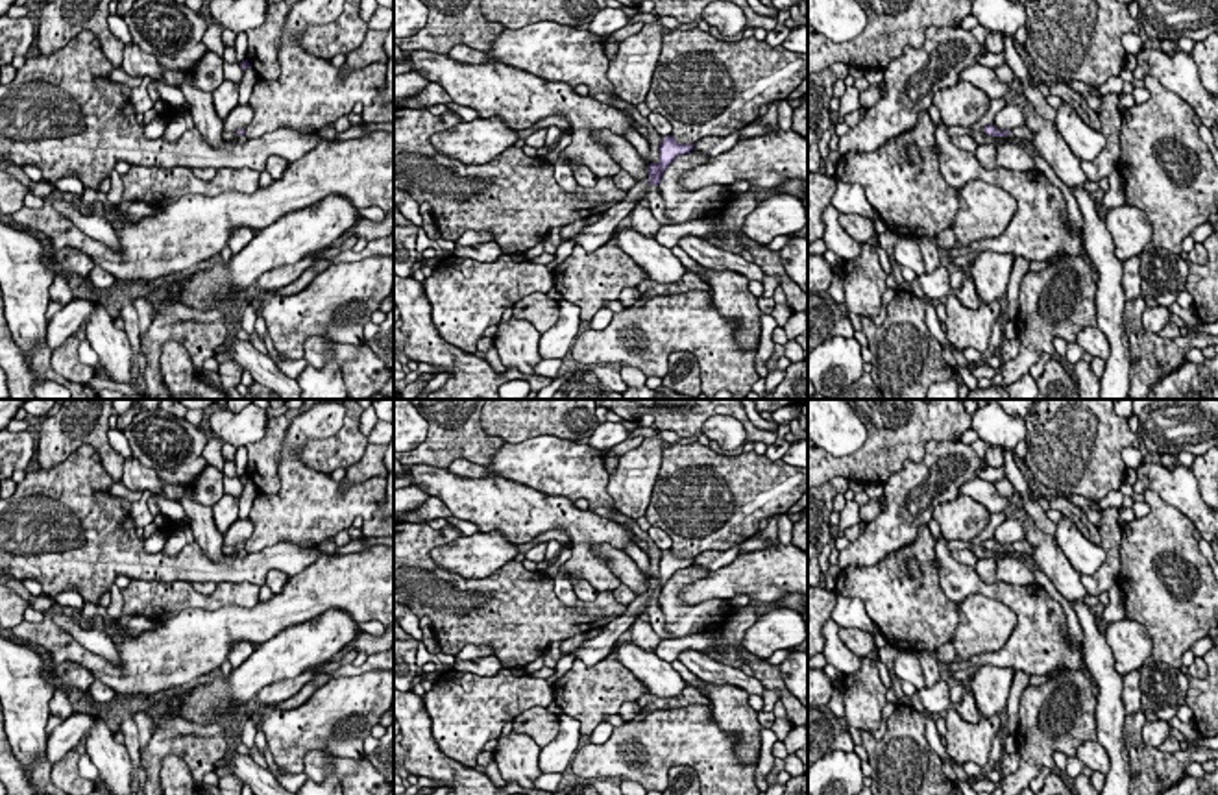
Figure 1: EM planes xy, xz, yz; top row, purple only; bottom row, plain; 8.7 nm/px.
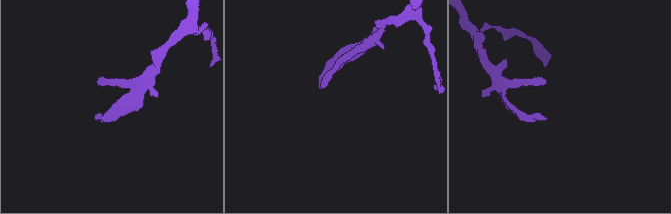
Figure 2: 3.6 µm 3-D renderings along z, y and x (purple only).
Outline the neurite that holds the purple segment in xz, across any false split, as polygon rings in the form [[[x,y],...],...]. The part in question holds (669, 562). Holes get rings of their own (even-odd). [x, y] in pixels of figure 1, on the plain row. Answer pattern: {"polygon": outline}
{"polygon": [[[671,549],[662,551],[658,575],[649,579],[649,592],[638,595],[627,608],[625,614],[612,619],[601,632],[582,642],[573,653],[579,660],[593,666],[604,660],[619,636],[634,625],[634,619],[647,610],[647,605],[656,601],[664,590],[664,584],[684,568],[689,568],[695,558],[678,558]]]}

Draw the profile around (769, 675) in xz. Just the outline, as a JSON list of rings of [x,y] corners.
[[[743,645],[739,647],[739,658],[752,667],[754,677],[765,690],[778,691],[782,695],[780,701],[793,727],[804,727],[808,723],[808,708],[786,688],[780,666],[769,664],[765,658],[749,653]]]

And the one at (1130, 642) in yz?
[[[1124,618],[1109,623],[1103,636],[1111,647],[1114,669],[1122,677],[1151,660],[1151,640],[1142,623]]]

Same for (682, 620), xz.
[[[691,564],[689,568],[673,573],[673,577],[664,584],[658,601],[665,618],[665,630],[673,640],[713,632],[730,618],[730,614],[723,612],[723,605],[726,603],[723,599],[710,599],[699,605],[686,605],[680,601],[682,588],[708,577],[710,573],[710,569]]]

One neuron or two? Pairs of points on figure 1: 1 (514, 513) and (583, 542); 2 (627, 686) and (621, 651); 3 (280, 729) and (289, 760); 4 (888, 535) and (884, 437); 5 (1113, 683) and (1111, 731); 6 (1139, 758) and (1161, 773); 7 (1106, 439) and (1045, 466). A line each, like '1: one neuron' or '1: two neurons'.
1: one neuron
2: two neurons
3: one neuron
4: two neurons
5: one neuron
6: one neuron
7: one neuron

